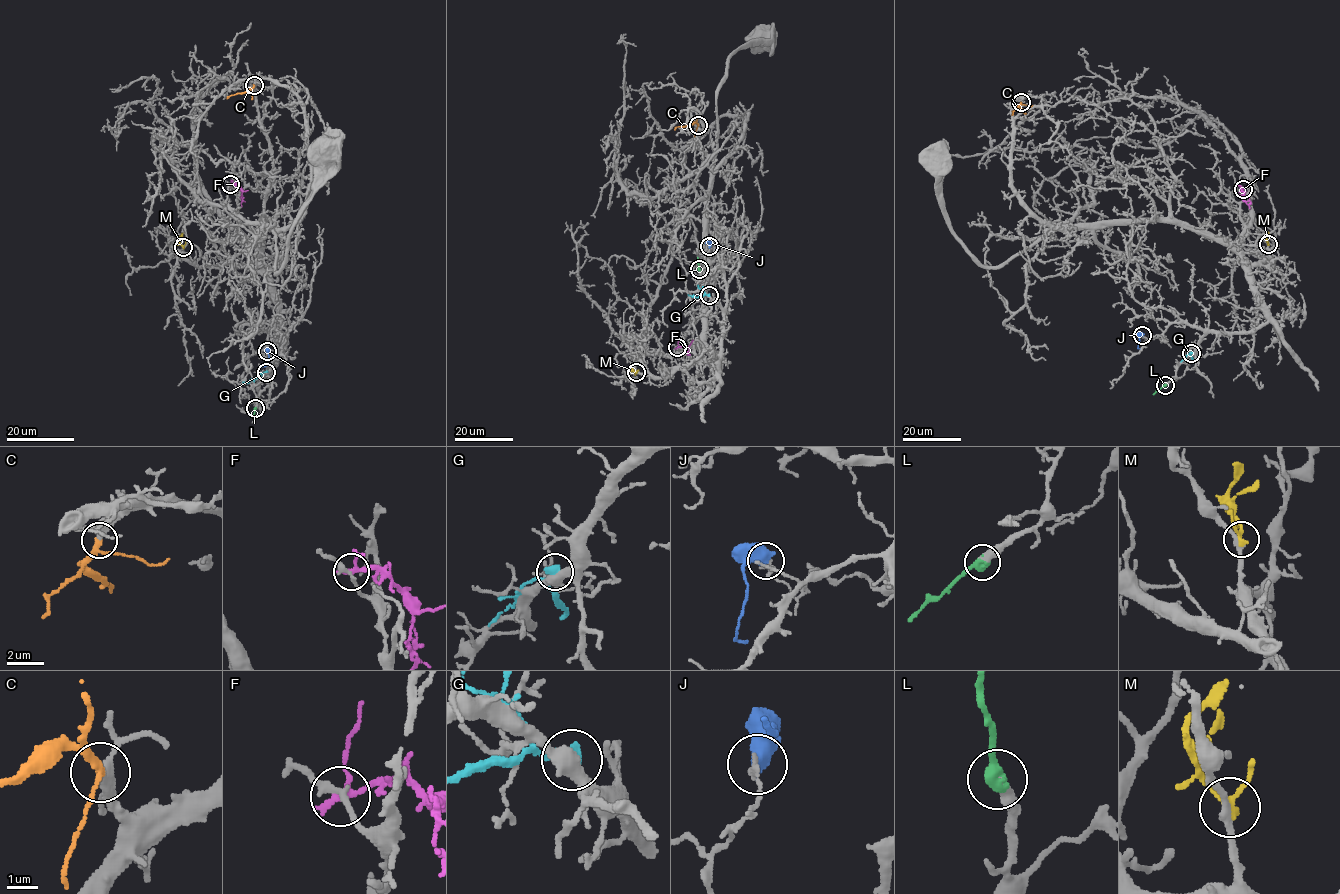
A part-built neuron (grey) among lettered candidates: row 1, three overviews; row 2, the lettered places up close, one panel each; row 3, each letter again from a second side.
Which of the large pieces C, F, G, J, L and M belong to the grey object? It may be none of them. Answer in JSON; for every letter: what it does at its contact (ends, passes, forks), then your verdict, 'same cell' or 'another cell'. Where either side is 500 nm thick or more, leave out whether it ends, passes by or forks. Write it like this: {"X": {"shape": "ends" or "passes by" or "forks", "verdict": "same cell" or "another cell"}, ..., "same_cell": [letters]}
{"C": {"shape": "passes by", "verdict": "same cell"}, "F": {"shape": "passes by", "verdict": "another cell"}, "G": {"shape": "ends", "verdict": "another cell"}, "J": {"verdict": "another cell"}, "L": {"shape": "ends", "verdict": "same cell"}, "M": {"shape": "passes by", "verdict": "another cell"}, "same_cell": ["C", "L"]}

